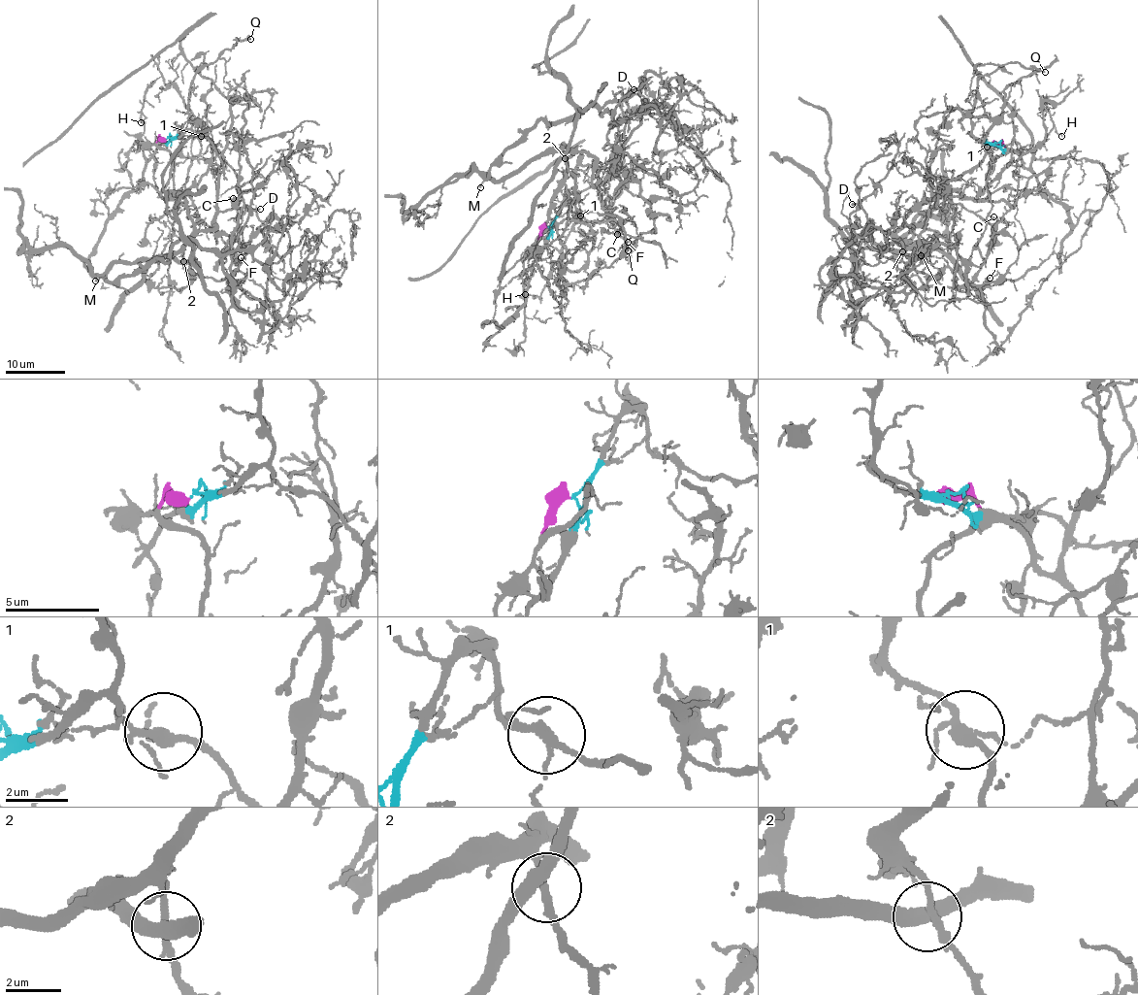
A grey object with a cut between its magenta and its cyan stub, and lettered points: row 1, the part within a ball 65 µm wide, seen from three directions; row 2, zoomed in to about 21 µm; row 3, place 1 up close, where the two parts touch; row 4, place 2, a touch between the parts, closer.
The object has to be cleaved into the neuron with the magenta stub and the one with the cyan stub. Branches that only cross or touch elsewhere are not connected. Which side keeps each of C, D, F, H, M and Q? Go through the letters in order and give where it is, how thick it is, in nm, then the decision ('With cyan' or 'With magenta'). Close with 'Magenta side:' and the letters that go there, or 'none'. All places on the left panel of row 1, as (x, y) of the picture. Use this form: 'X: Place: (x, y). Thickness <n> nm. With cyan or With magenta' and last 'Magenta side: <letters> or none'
C: Place: (233, 198). Thickness 110 nm. With cyan
D: Place: (260, 209). Thickness 110 nm. With magenta
F: Place: (241, 257). Thickness 120 nm. With magenta
H: Place: (141, 122). Thickness 110 nm. With cyan
M: Place: (95, 281). Thickness 140 nm. With magenta
Q: Place: (250, 39). Thickness 180 nm. With cyan
Magenta side: D, F, M

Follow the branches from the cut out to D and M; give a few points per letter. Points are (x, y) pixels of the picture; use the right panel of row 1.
D: (994, 145), (986, 198), (940, 191), (903, 220), (913, 251), (863, 238), (869, 221), (855, 241), (852, 204)
M: (994, 145), (1004, 149), (989, 163), (986, 198), (940, 191), (903, 220), (895, 241), (918, 240), (922, 256)

